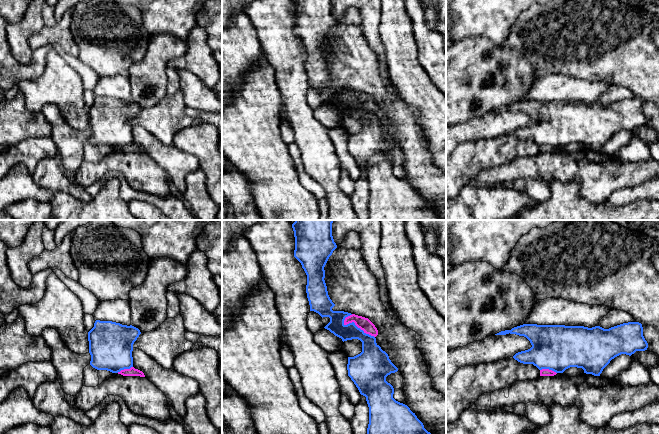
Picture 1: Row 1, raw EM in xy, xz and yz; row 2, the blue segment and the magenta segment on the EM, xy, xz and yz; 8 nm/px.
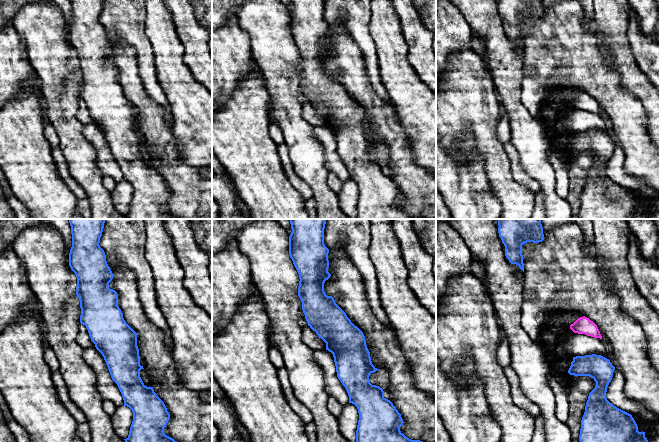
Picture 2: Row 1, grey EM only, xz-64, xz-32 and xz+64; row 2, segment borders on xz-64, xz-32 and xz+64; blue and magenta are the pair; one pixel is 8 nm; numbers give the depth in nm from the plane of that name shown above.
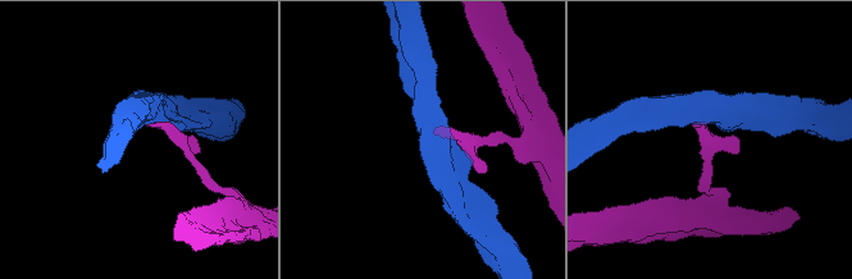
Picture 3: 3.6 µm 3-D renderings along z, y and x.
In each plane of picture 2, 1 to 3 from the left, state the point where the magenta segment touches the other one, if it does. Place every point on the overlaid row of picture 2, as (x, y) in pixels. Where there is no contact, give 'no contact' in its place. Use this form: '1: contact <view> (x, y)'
1: no contact
2: no contact
3: no contact

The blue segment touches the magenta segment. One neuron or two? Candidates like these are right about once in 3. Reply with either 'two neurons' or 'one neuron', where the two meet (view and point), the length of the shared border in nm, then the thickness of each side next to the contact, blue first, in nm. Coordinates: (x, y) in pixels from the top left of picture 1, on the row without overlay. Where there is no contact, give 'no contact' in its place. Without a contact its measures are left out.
two neurons; meets blue in xz at (356, 102); contact 300 nm long; 160 nm thick on the blue side, 100 nm on the other

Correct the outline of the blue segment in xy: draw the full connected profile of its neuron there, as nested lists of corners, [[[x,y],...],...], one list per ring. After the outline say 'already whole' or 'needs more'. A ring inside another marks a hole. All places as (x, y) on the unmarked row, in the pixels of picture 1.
[[[96,96],[88,108],[90,141],[112,149],[130,145],[133,143],[133,120],[140,110],[132,101]]]; already whole

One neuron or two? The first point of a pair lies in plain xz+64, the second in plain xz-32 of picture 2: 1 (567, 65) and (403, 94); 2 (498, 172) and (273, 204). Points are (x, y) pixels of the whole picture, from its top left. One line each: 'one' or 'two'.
1: two
2: one

